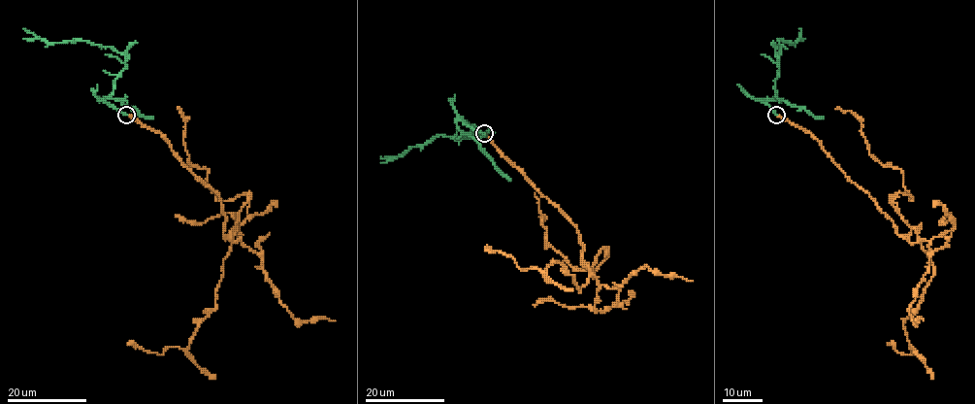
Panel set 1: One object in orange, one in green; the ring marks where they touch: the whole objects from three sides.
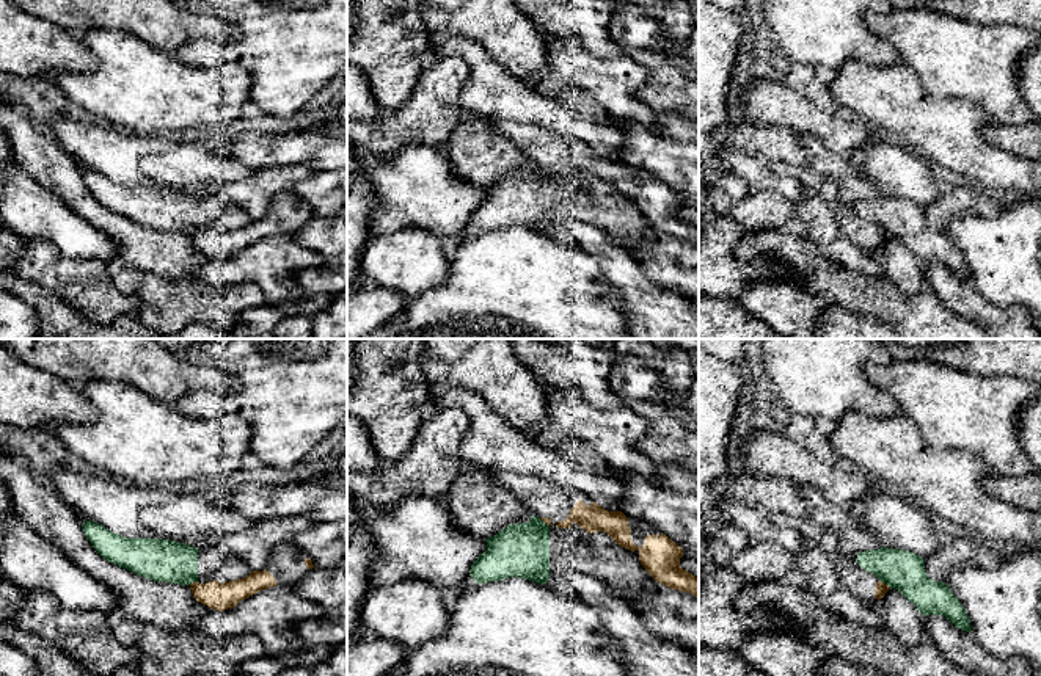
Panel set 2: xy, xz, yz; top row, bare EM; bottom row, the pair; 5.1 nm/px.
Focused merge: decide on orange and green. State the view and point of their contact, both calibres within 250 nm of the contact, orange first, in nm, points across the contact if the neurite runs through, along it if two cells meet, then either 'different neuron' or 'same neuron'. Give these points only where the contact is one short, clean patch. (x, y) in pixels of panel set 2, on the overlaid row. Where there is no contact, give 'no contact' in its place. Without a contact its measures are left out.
meets orange in yz at (884, 584); 70 nm thick on the orange side, 200 nm on the other; border along yz (880, 579), (891, 587); different neuron

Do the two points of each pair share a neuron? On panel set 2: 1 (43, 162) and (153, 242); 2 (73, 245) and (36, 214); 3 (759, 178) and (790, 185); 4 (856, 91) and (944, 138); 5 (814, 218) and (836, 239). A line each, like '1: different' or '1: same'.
1: same
2: same
3: same
4: same
5: same

